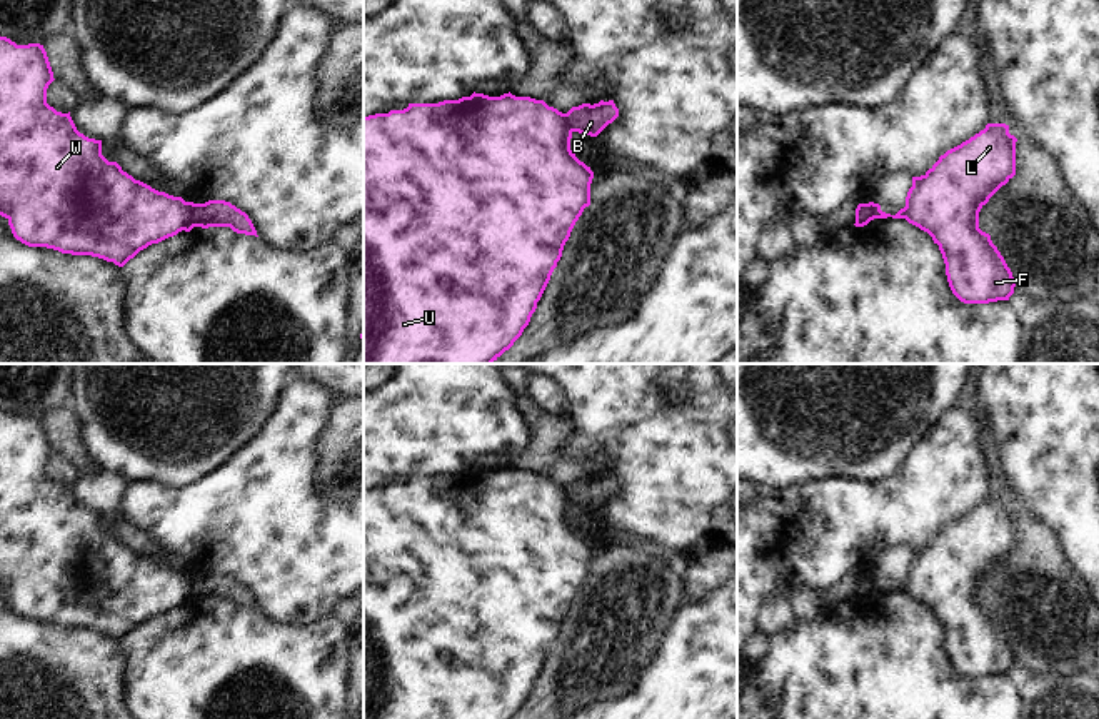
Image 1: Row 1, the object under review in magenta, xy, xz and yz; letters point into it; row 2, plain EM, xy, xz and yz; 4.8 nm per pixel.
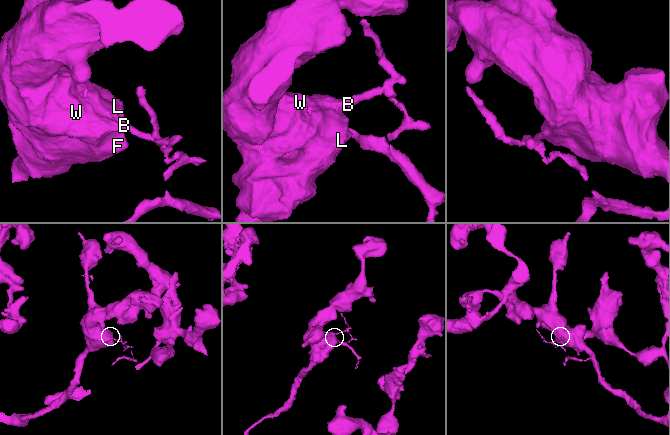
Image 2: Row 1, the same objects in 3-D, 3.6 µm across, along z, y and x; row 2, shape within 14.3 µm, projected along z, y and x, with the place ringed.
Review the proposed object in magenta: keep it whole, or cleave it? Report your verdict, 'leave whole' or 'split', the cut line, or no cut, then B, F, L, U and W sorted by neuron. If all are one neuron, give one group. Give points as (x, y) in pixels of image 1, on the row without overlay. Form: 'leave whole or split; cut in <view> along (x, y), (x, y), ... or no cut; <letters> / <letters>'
split; cut in xy along (195, 578), (194, 599); B / F L U W

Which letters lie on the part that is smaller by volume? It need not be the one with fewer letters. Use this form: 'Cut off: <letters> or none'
Cut off: B

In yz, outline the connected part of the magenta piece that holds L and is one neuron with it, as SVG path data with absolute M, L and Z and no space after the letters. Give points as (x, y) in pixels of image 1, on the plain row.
M987 497L984 504L947 524L921 551L912 551L906 581L896 589L872 577L874 592L906 592L927 606L939 619L952 667L964 677L1009 674L1014 651L991 609L979 602L979 586L989 572L1016 549L1016 515L1006 497Z

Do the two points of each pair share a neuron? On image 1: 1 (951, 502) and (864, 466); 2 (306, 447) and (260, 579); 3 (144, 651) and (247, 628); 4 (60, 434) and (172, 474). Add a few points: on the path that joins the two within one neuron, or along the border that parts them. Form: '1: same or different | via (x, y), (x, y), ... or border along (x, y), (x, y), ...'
1: different | border along (914, 446), (891, 476), (874, 482), (851, 479)
2: same | via (272, 481), (269, 487), (269, 546)
3: same | via (169, 651), (222, 651)
4: different | border along (74, 407), (80, 417), (89, 452), (97, 462)

